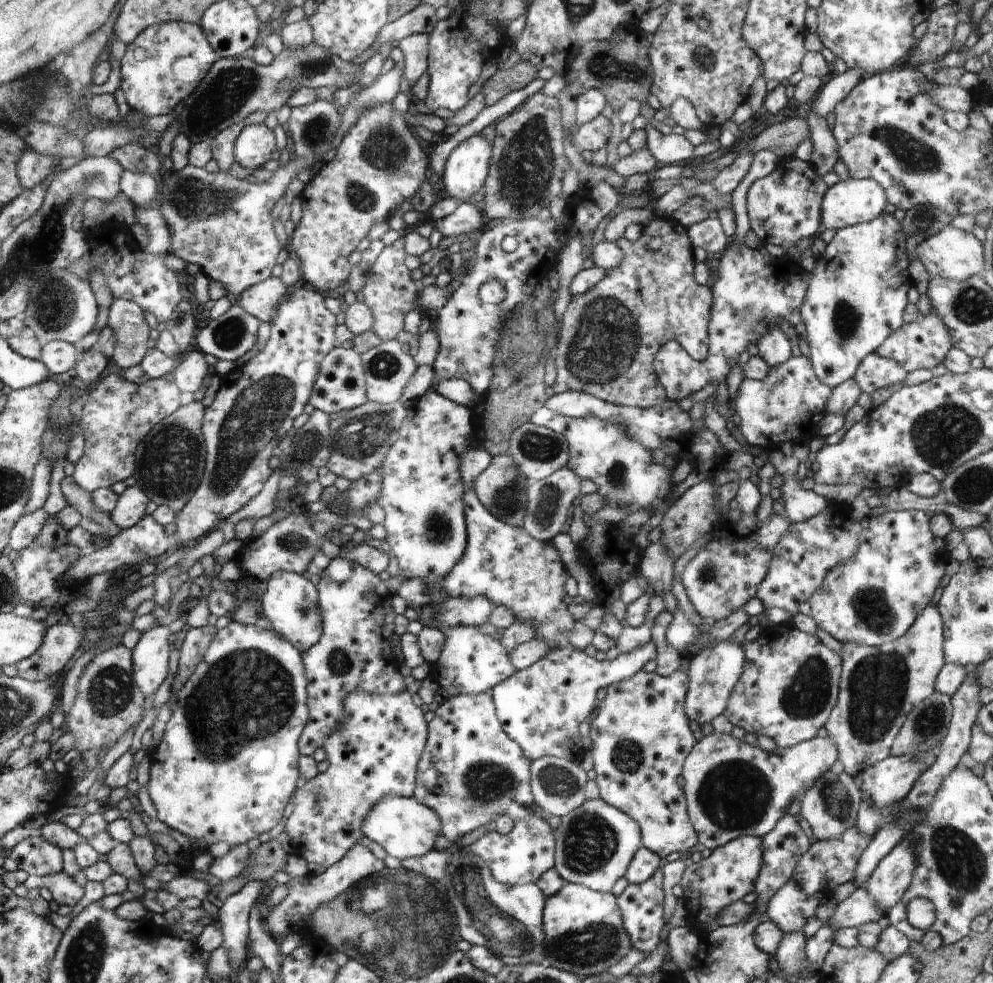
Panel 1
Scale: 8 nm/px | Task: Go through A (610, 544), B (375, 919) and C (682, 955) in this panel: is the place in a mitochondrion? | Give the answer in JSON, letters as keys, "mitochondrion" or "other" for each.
{"A":"other","B":"mitochondrion","C":"other"}

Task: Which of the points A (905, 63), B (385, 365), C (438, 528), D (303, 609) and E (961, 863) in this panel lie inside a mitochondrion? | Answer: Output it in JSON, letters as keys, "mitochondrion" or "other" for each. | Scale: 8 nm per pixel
{"A":"other","B":"mitochondrion","C":"mitochondrion","D":"mitochondrion","E":"mitochondrion"}

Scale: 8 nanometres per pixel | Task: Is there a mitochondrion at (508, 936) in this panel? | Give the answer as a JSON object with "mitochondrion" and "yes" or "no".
{"mitochondrion":"yes"}

